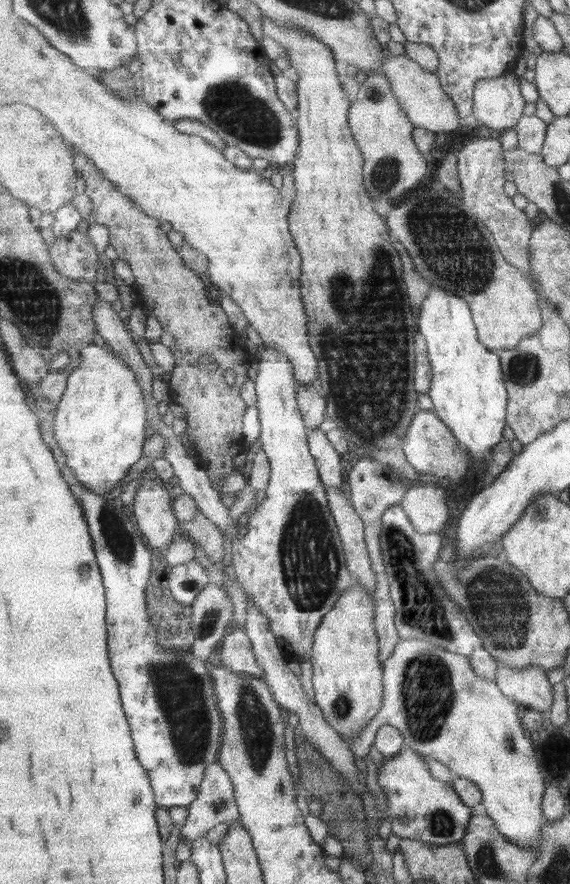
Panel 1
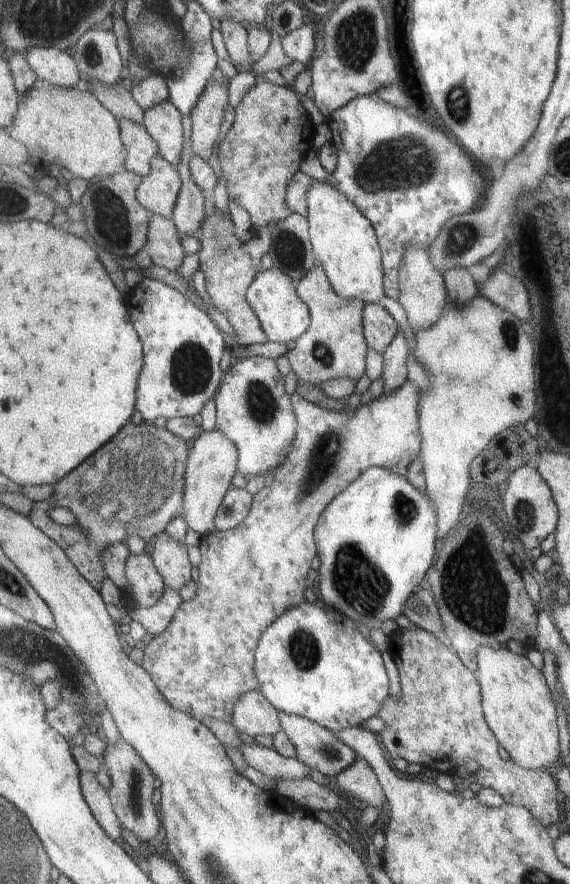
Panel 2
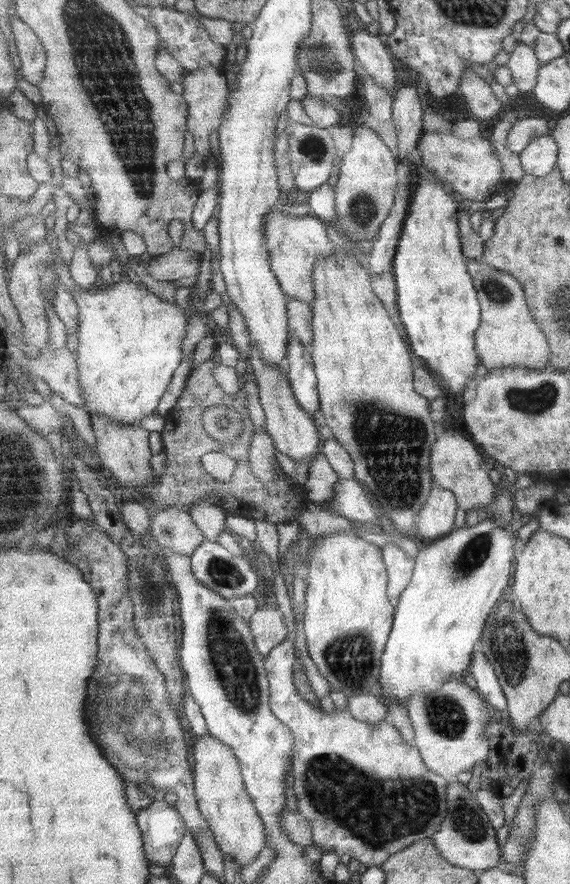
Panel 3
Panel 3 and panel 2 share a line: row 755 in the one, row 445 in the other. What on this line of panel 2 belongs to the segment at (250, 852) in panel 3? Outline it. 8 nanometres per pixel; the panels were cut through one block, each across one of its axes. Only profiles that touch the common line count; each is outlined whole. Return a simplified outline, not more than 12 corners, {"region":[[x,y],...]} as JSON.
{"region":[[218,428],[195,440],[185,520],[201,536],[239,475],[239,450]]}

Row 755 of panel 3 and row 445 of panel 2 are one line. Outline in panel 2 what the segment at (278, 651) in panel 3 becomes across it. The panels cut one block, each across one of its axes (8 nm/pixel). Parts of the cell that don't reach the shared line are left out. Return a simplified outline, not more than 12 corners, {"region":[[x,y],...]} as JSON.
{"region":[[295,393],[247,520],[143,647],[169,704],[231,723],[265,630],[307,602],[316,528],[373,467],[409,476],[421,393]]}

